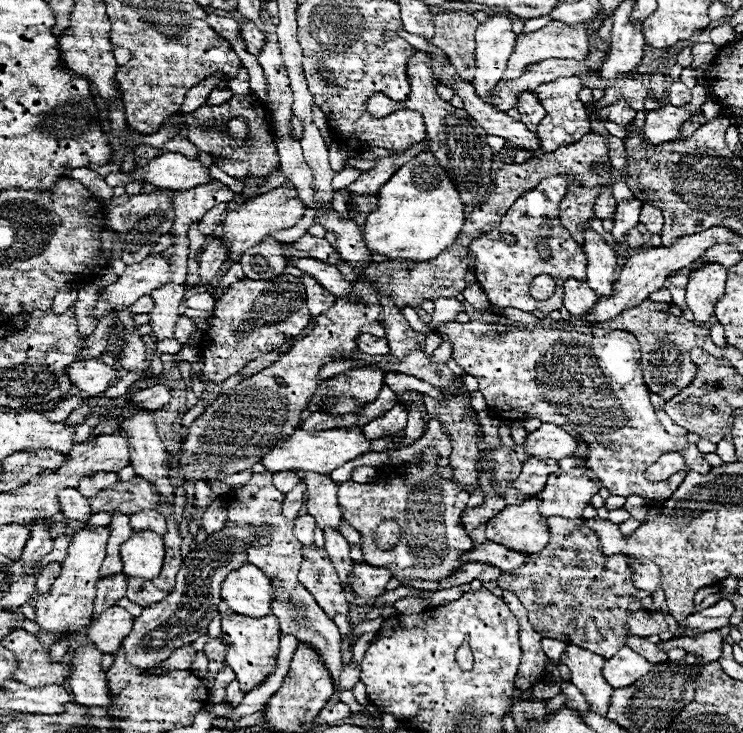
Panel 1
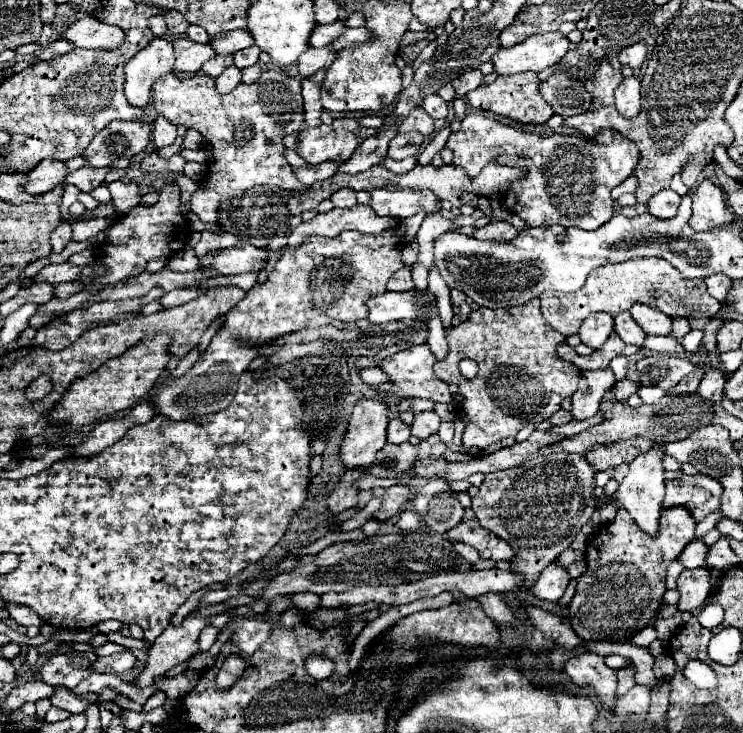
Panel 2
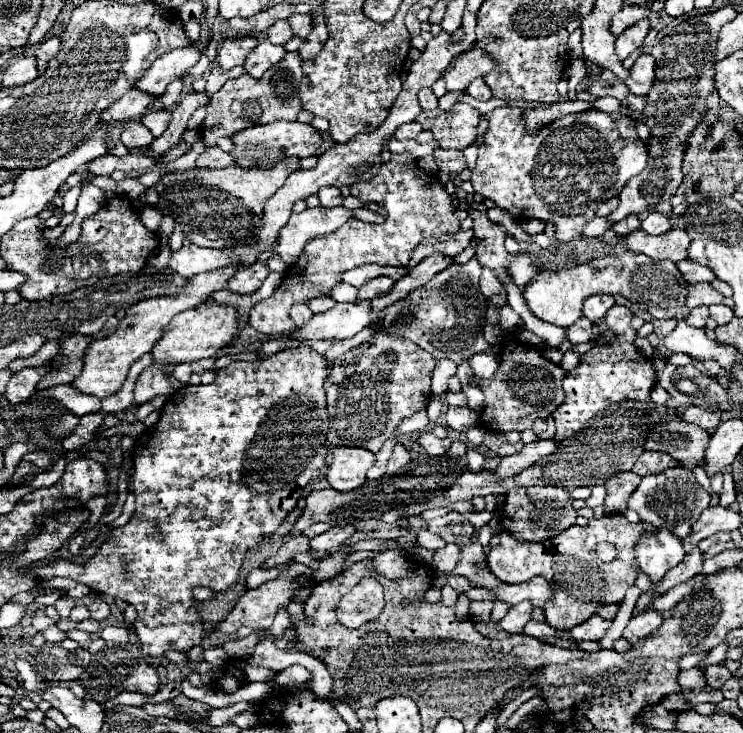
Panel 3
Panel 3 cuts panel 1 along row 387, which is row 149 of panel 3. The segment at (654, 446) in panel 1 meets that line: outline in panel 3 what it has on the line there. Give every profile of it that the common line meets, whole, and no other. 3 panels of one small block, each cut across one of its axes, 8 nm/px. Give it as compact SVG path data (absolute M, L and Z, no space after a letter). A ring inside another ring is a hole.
M502 106L480 118L488 120L488 130L470 176L474 192L490 198L498 208L510 212L518 222L538 218L544 224L554 224L558 242L572 242L574 238L582 236L584 226L596 216L600 204L620 194L624 182L628 182L632 176L638 176L646 166L646 144L638 138L634 120L620 112L604 114L600 110L586 110L580 114L568 114L542 126L536 134L526 130L526 118L518 106Z

